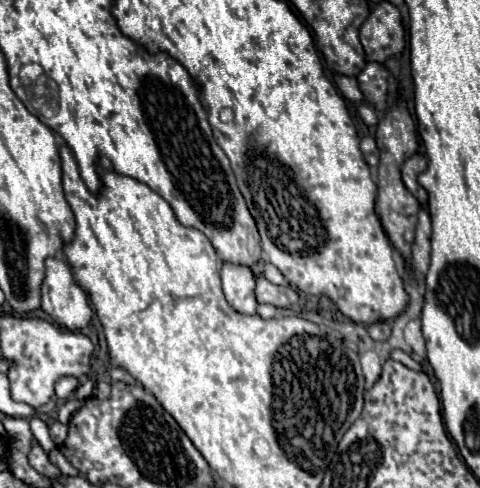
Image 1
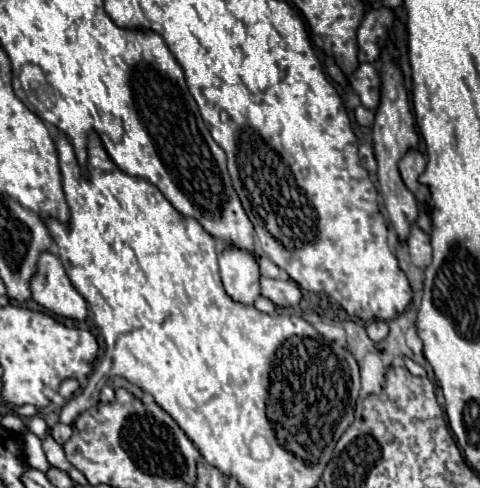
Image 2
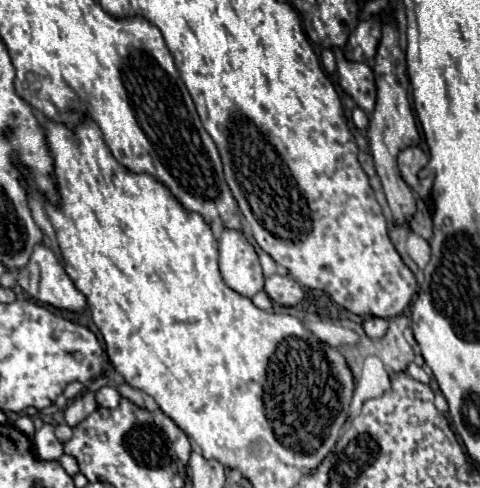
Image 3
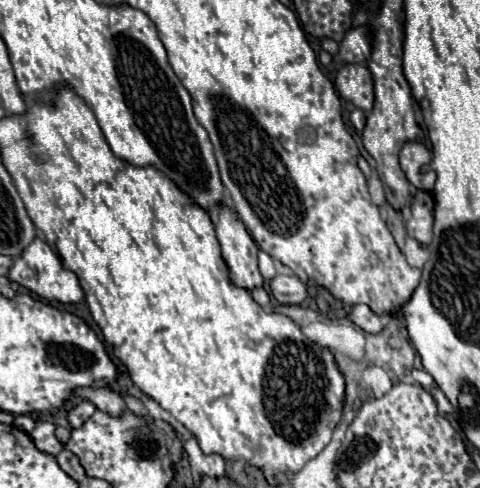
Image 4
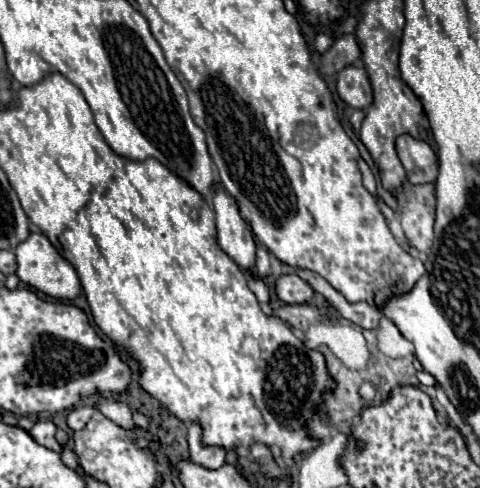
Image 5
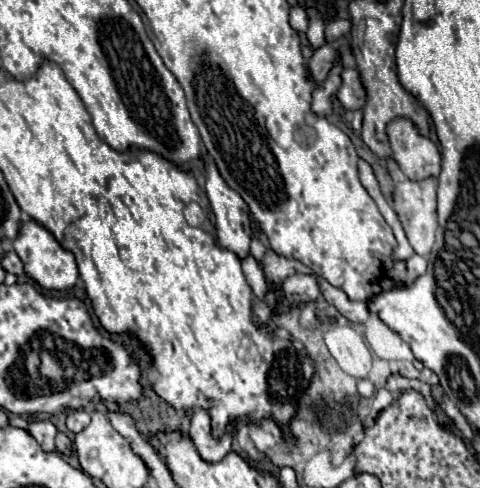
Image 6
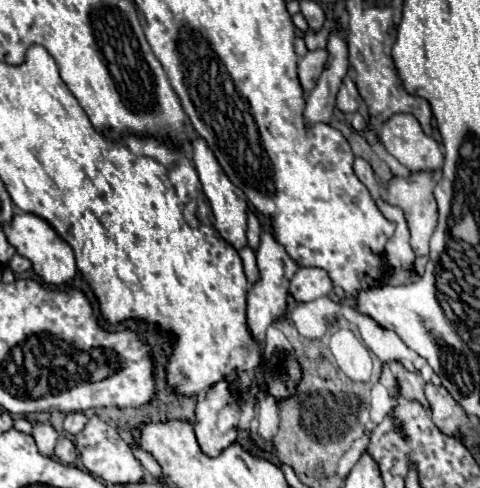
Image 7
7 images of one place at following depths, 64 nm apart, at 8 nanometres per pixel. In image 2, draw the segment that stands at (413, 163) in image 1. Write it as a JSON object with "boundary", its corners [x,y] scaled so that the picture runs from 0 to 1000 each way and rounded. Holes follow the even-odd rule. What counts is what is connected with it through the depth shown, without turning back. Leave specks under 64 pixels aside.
{"boundary":[[[850,307],[829,336],[833,336],[833,357],[838,357],[838,369],[842,369],[846,385],[850,385],[858,398],[867,398],[875,410],[888,410],[888,406],[892,406],[892,402],[888,402],[892,393],[888,393],[888,385],[871,373],[871,361],[875,361],[875,357],[883,352],[883,344],[888,344],[888,324],[883,324],[883,316],[871,311],[871,307]]]}

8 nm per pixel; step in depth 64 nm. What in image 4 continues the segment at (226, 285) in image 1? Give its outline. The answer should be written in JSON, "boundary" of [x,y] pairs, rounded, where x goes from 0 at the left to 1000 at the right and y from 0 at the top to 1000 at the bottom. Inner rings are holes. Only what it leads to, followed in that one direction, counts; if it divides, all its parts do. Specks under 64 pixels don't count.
{"boundary":[[[458,414],[454,422],[454,459],[450,459],[450,480],[454,496],[463,504],[463,525],[475,541],[479,553],[479,574],[492,586],[504,590],[542,590],[550,586],[550,574],[538,553],[538,504],[517,480],[513,463],[504,451],[492,443],[492,434]]]}

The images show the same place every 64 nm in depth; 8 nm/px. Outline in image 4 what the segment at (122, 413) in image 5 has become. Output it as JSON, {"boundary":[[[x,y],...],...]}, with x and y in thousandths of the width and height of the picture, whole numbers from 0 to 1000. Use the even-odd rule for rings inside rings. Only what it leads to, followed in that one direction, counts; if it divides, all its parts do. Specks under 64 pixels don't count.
{"boundary":[[[167,793],[158,811],[183,816],[206,840],[246,855],[263,840],[263,828],[250,807],[227,793]]]}

